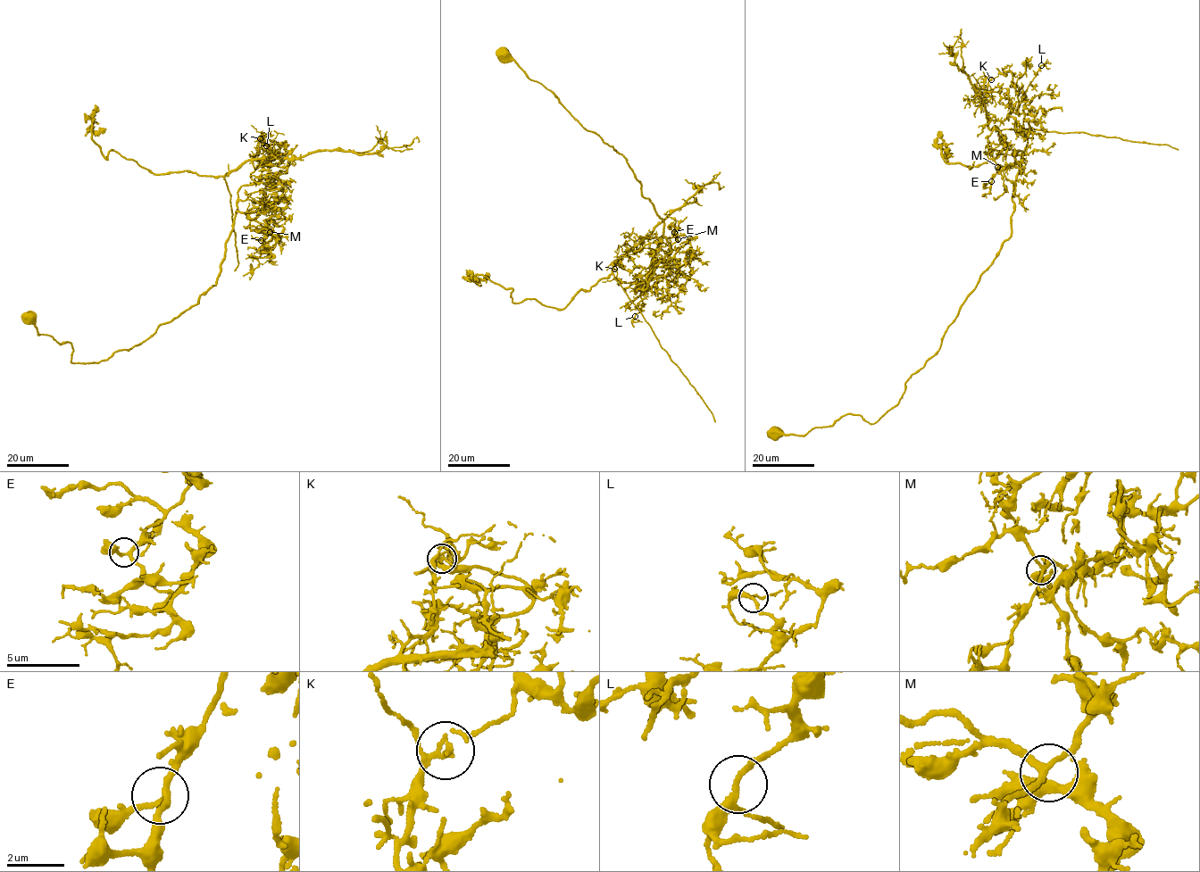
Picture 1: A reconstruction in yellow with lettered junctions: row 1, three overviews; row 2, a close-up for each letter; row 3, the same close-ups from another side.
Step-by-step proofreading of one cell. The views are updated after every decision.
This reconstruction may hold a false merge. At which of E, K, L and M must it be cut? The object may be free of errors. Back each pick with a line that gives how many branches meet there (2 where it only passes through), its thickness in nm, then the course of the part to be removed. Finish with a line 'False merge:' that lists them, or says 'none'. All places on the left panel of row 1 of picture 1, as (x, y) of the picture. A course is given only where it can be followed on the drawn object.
K: Branches: 3. Thickness 160 nm. Course of the part to remove: (260, 137), (258, 153), (228, 175), (156, 175), (112, 149), (104, 159), (92, 120), (92, 129), (105, 128)
False merge: K

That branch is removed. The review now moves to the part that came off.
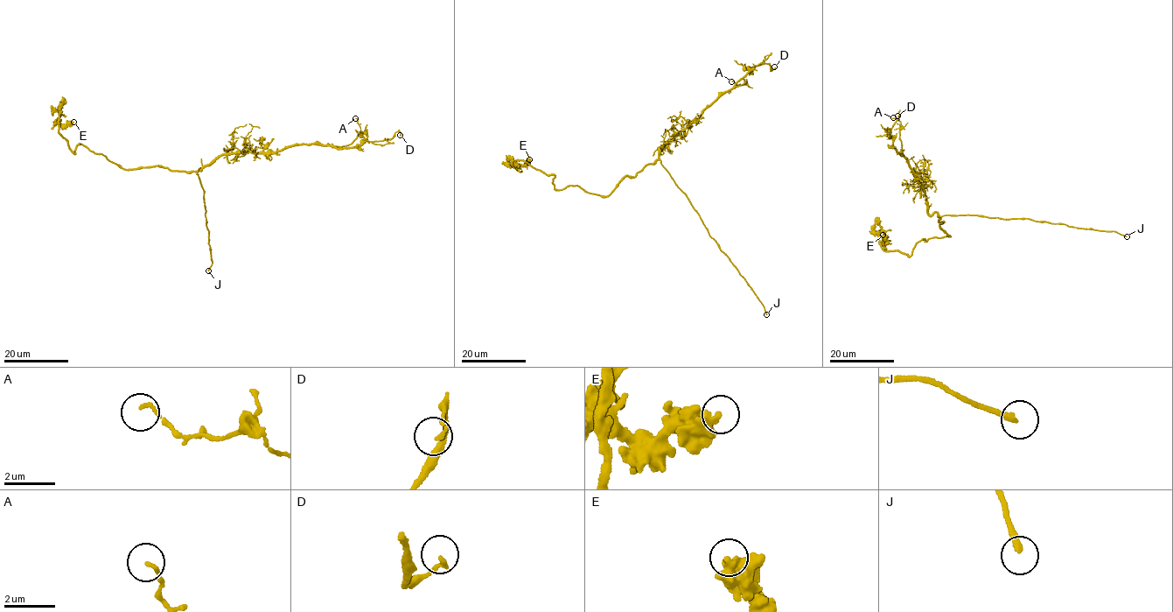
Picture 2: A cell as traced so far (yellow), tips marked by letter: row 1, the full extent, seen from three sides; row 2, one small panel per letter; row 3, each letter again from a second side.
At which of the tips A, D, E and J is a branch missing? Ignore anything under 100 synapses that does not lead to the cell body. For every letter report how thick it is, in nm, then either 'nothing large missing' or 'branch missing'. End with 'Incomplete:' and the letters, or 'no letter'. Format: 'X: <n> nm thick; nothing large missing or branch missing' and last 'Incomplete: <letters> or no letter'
A: 120 nm thick; nothing large missing
D: 130 nm thick; nothing large missing
E: 400 nm thick; nothing large missing
J: 240 nm thick; branch missing
Incomplete: J

